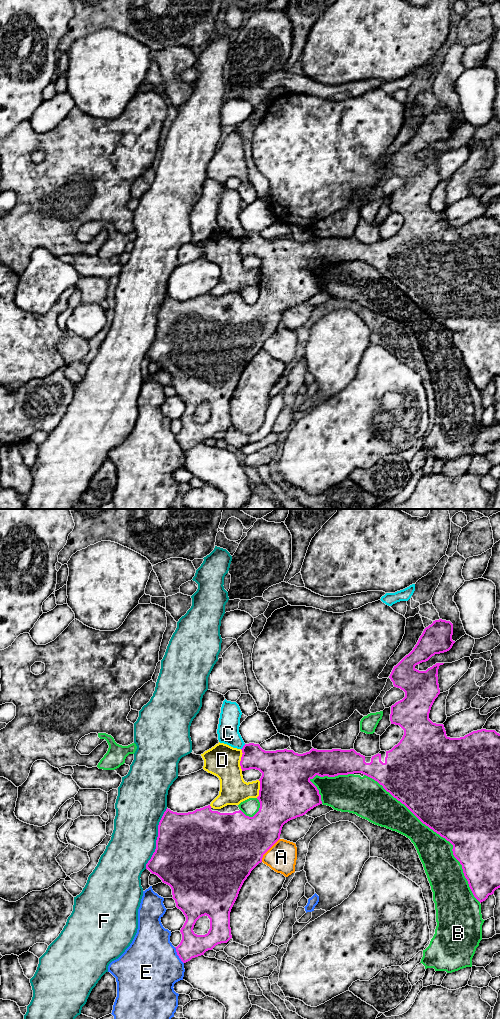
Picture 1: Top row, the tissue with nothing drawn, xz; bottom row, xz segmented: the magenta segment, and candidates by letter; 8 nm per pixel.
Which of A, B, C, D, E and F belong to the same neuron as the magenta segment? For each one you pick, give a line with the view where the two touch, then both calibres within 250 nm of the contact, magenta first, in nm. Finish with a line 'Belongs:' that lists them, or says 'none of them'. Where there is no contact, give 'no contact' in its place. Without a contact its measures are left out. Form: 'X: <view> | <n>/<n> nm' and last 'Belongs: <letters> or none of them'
Belongs: none of them

